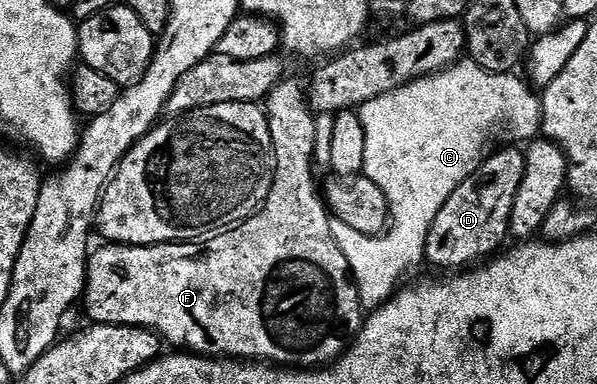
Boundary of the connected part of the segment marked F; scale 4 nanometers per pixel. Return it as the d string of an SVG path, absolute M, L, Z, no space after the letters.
M284 79L280 81L275 90L265 98L265 112L267 115L267 122L269 123L269 131L271 132L271 138L273 139L273 151L275 152L275 178L273 179L273 187L269 191L269 195L263 200L262 206L257 213L251 214L246 221L226 230L220 231L210 238L206 243L176 243L173 245L117 245L114 243L104 244L104 249L99 249L90 254L87 263L87 281L85 284L85 301L87 299L87 321L97 325L136 325L142 329L149 329L152 333L159 334L160 338L164 342L167 341L171 344L171 347L182 347L186 352L192 355L198 355L201 357L213 357L216 359L246 359L252 363L270 363L276 367L326 367L333 362L337 361L343 356L344 349L347 348L349 342L358 333L360 325L365 320L364 310L359 303L359 292L355 286L355 278L351 275L351 268L349 263L345 259L345 255L341 251L341 247L337 247L337 243L333 239L333 235L330 233L330 223L332 220L332 214L329 212L326 204L324 194L321 192L321 185L315 182L315 144L320 144L321 138L318 135L316 123L316 114L313 112L310 104L308 94L295 81L290 79Z

